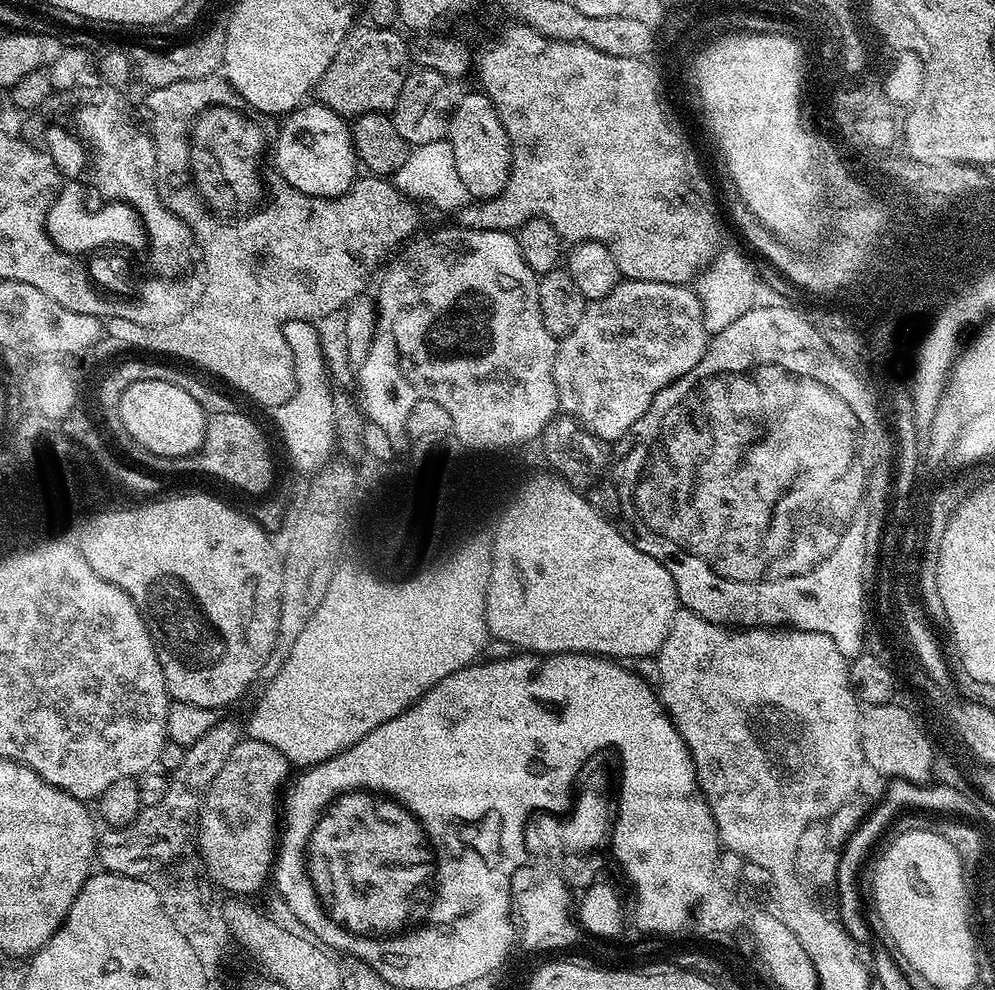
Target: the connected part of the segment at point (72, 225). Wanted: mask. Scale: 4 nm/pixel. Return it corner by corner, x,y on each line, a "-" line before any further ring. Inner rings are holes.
65,181
47,212
47,234
60,250
75,256
83,256
106,244
143,251
148,245
148,232
141,222
141,216
131,206
120,201
102,206
96,211
90,210
86,206
83,186
78,182

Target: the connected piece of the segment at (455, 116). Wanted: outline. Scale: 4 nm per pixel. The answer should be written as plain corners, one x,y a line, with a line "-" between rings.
475,91
468,92
461,100
459,97
455,101
446,139
453,146
458,176
462,178
469,197
479,202
494,198
508,185
512,147
506,126
502,126
502,118
498,118
498,110
494,110
494,102
490,102
483,91

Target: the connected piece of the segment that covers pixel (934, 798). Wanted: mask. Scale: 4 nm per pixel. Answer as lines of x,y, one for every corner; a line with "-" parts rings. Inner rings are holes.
893,780
883,789
882,795
874,808
865,817
864,821
857,827
857,830
847,840
844,851
841,854
837,868
836,889
839,892
838,920
845,931
856,942
862,942
868,936
868,924
864,921
864,912
860,909
860,892
856,889
856,875
860,872
860,863
864,855
872,848
872,843
884,832
884,827
899,814
903,808
916,808
920,814
939,814
944,818
971,818
974,814
974,807
964,801
958,794
952,794
942,782
929,782
927,784
915,784
909,780

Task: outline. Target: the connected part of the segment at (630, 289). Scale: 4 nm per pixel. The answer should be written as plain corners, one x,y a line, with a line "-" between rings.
621,279
606,298
591,301
585,307
582,322
556,345
554,386
560,408
599,440
623,441
658,393
698,366
709,339
703,324
703,306
691,287

